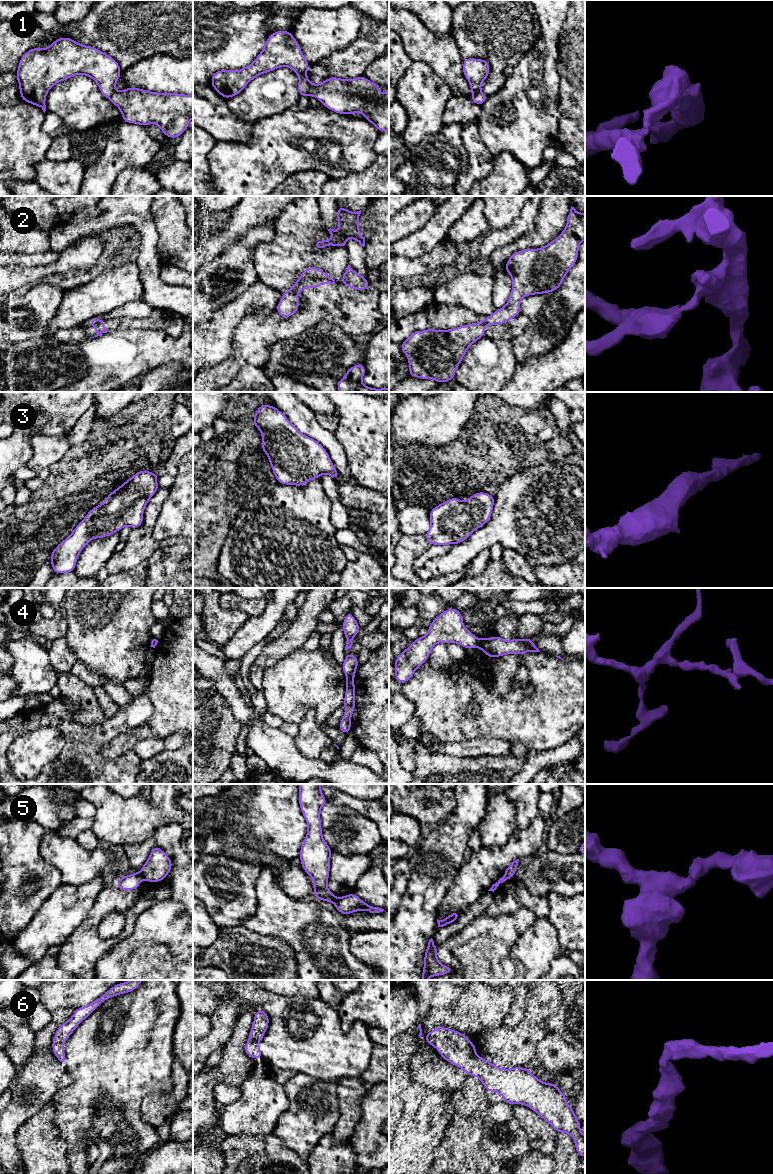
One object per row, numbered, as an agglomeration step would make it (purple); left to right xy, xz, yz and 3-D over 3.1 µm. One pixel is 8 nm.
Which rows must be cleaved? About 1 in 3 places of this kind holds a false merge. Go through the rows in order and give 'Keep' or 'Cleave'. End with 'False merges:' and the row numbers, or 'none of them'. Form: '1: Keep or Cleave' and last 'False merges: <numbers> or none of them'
1: Cleave
2: Cleave
3: Keep
4: Cleave
5: Cleave
6: Keep
False merges: 1, 2, 4, 5

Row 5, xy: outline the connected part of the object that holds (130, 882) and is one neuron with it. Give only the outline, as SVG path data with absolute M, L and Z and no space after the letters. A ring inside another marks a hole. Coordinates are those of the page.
M133 873L127 876L122 876L117 882L116 886L123 891L135 890L140 885L140 875L139 873Z

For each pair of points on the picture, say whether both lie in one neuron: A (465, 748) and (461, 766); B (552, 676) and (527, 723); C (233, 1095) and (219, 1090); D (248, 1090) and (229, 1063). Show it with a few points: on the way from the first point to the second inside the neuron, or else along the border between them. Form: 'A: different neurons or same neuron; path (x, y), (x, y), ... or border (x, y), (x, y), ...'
A: different neurons; border (440, 753), (456, 756), (486, 755)
B: same neuron; path (552, 688), (552, 693), (534, 711)
C: same neuron; path (230, 1094), (222, 1092)
D: different neurons; border (251, 1075), (238, 1087)

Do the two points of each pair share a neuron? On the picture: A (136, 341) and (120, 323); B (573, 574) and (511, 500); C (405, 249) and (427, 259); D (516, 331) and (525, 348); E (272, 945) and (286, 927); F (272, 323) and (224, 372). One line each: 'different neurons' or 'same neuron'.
A: different neurons
B: different neurons
C: different neurons
D: different neurons
E: different neurons
F: same neuron

